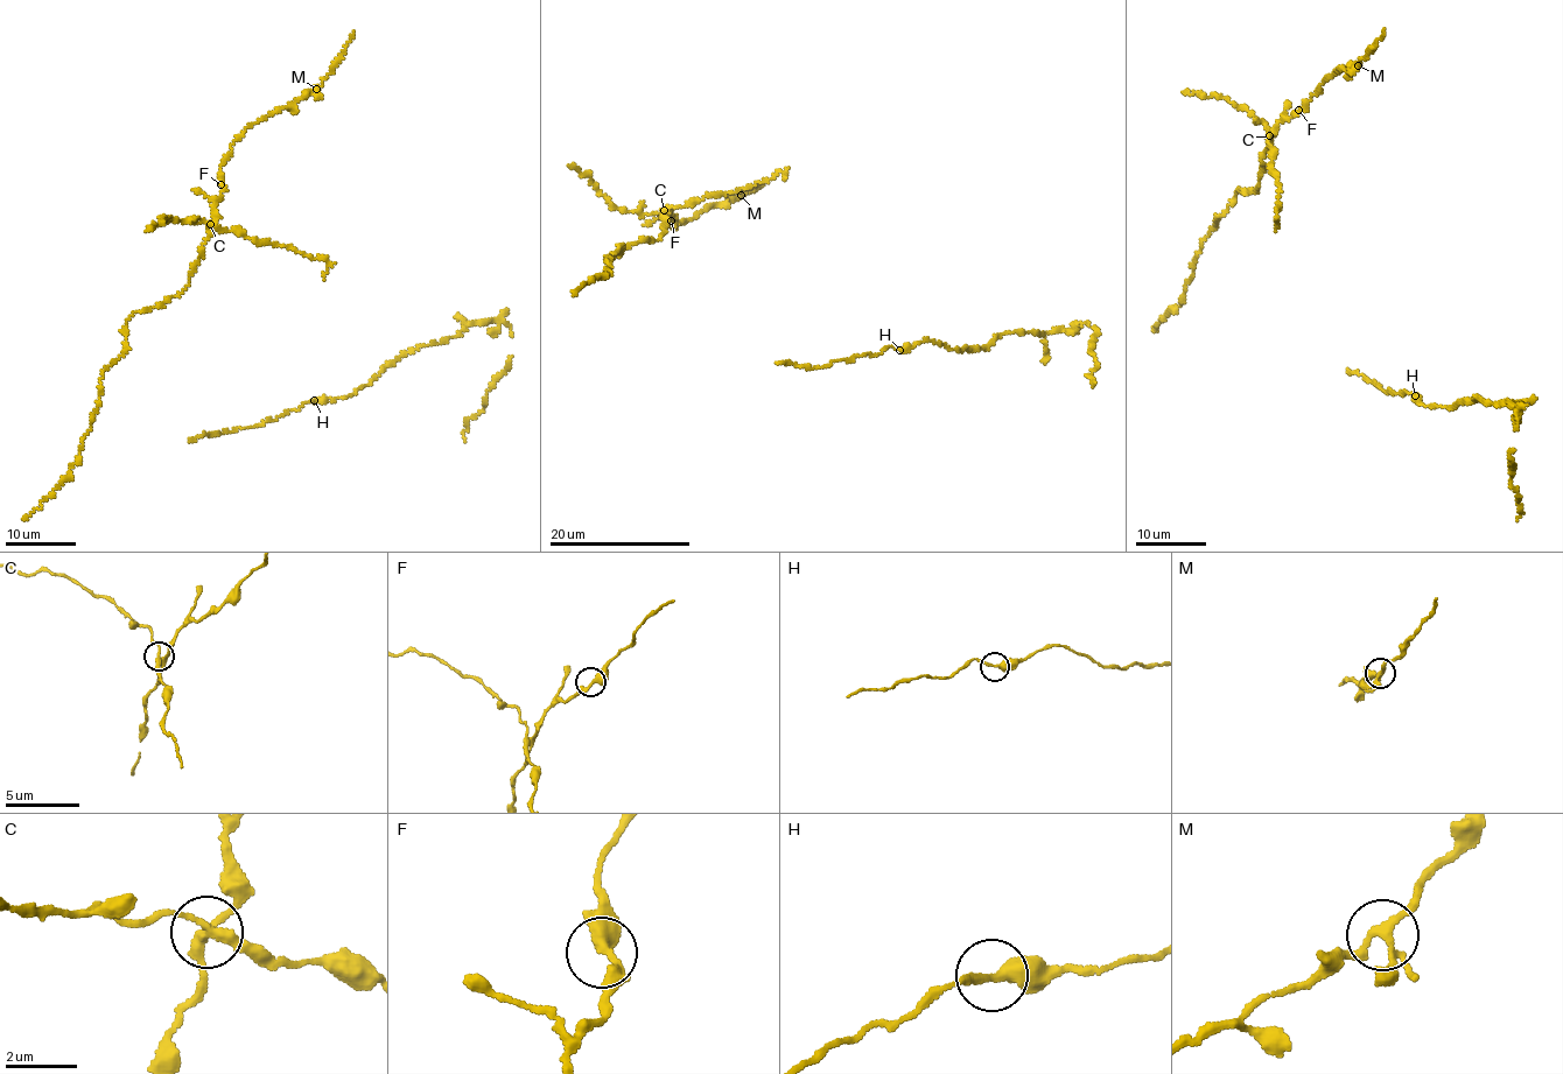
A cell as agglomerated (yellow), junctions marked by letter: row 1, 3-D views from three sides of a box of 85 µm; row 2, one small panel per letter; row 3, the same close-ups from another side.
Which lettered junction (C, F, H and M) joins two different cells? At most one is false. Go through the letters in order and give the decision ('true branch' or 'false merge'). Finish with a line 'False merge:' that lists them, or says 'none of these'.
C: false merge
F: true branch
H: true branch
M: true branch
False merge: C

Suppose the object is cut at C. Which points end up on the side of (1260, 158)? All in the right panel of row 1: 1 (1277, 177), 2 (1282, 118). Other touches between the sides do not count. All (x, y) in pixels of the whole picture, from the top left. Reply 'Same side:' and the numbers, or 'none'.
Same side: 2

